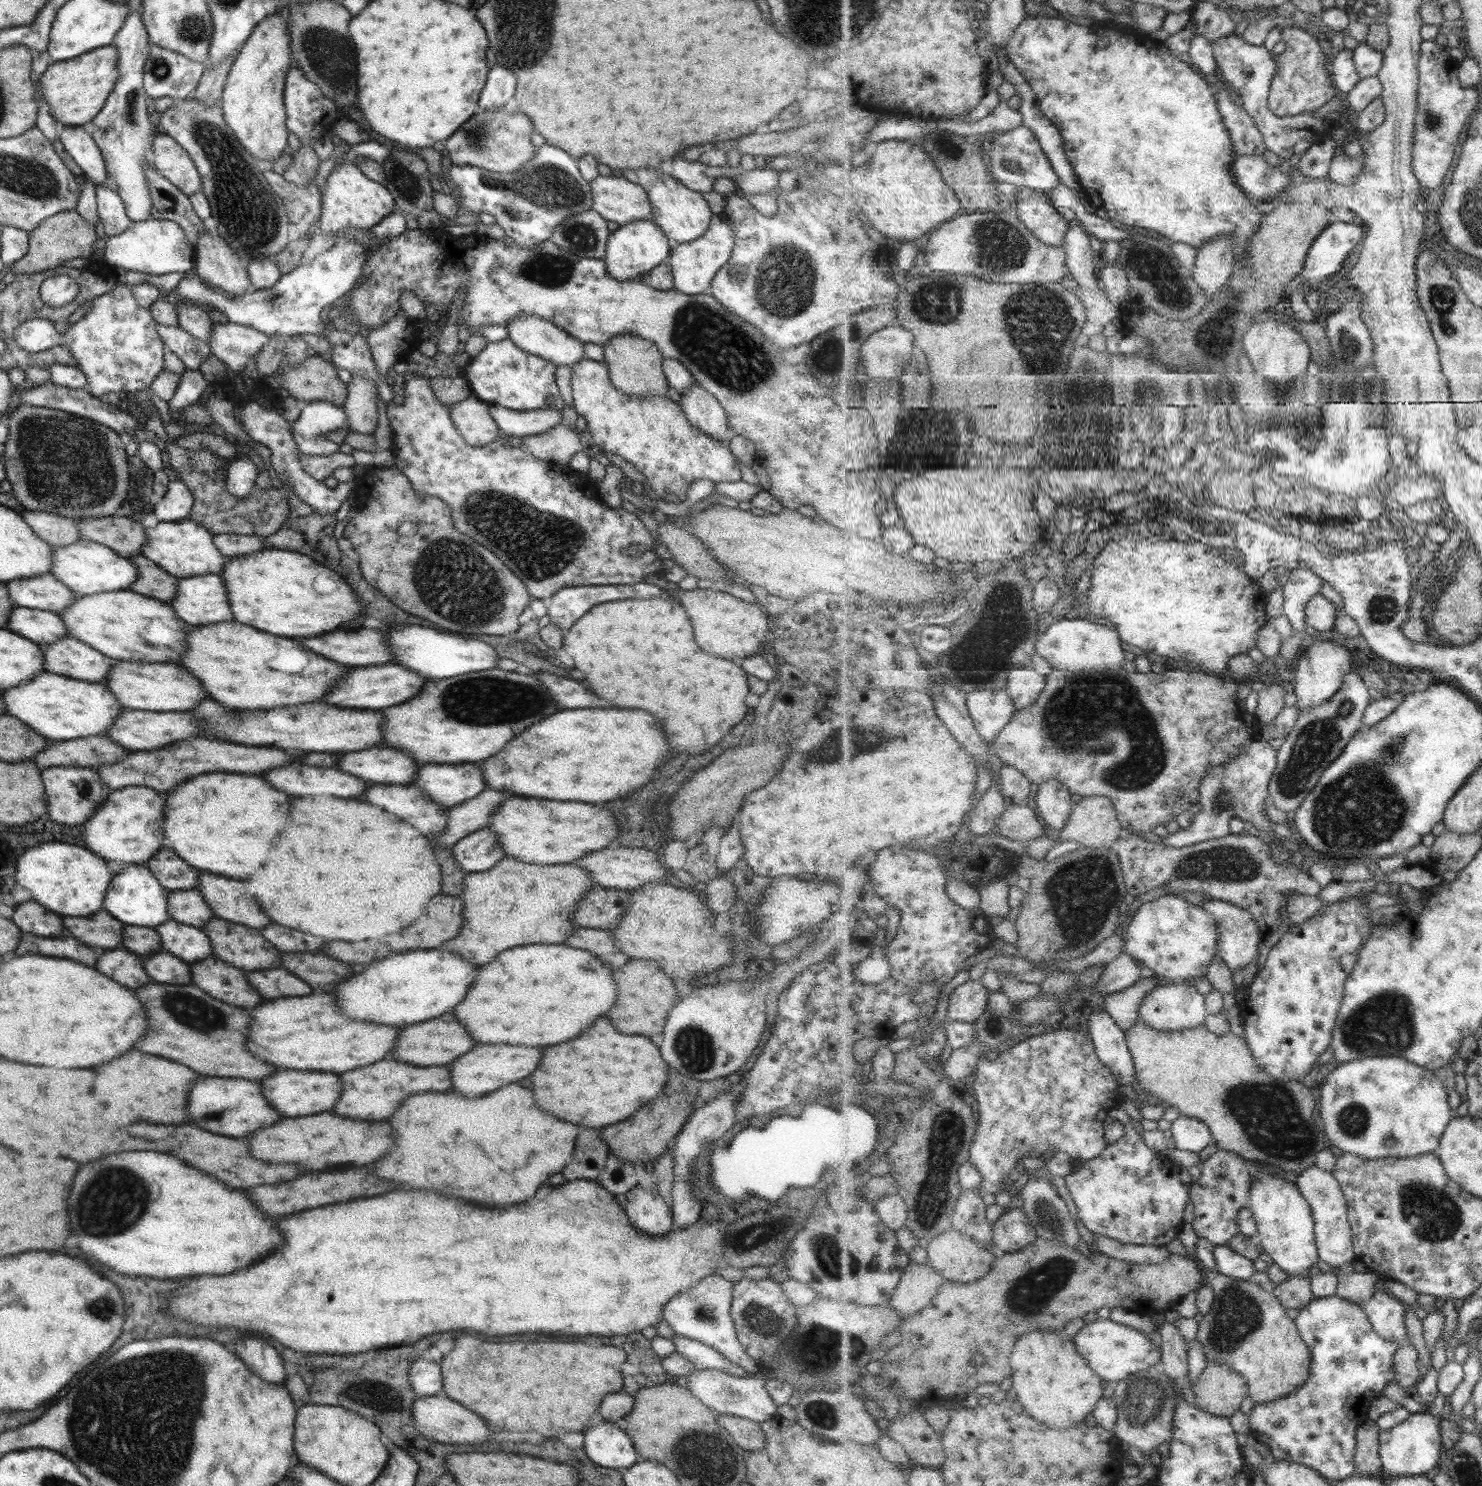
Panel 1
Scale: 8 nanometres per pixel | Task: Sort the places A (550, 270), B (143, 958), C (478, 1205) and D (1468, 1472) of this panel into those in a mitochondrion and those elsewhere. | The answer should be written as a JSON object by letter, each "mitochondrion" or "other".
{"A":"mitochondrion","B":"other","C":"other","D":"mitochondrion"}

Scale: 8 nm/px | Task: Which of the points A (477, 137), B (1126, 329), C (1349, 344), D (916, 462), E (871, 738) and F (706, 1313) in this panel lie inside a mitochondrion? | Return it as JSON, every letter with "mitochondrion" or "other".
{"A":"mitochondrion","B":"other","C":"mitochondrion","D":"mitochondrion","E":"mitochondrion","F":"mitochondrion"}

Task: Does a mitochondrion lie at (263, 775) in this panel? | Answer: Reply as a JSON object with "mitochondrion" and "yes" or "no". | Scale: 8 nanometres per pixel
{"mitochondrion":"no"}

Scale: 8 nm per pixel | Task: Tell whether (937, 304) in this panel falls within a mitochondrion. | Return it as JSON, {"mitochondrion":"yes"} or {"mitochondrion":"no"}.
{"mitochondrion":"yes"}

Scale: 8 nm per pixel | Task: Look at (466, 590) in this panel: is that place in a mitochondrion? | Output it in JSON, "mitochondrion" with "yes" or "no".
{"mitochondrion":"yes"}

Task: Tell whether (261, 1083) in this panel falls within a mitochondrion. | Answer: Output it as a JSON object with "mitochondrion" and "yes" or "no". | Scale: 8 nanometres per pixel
{"mitochondrion":"no"}

